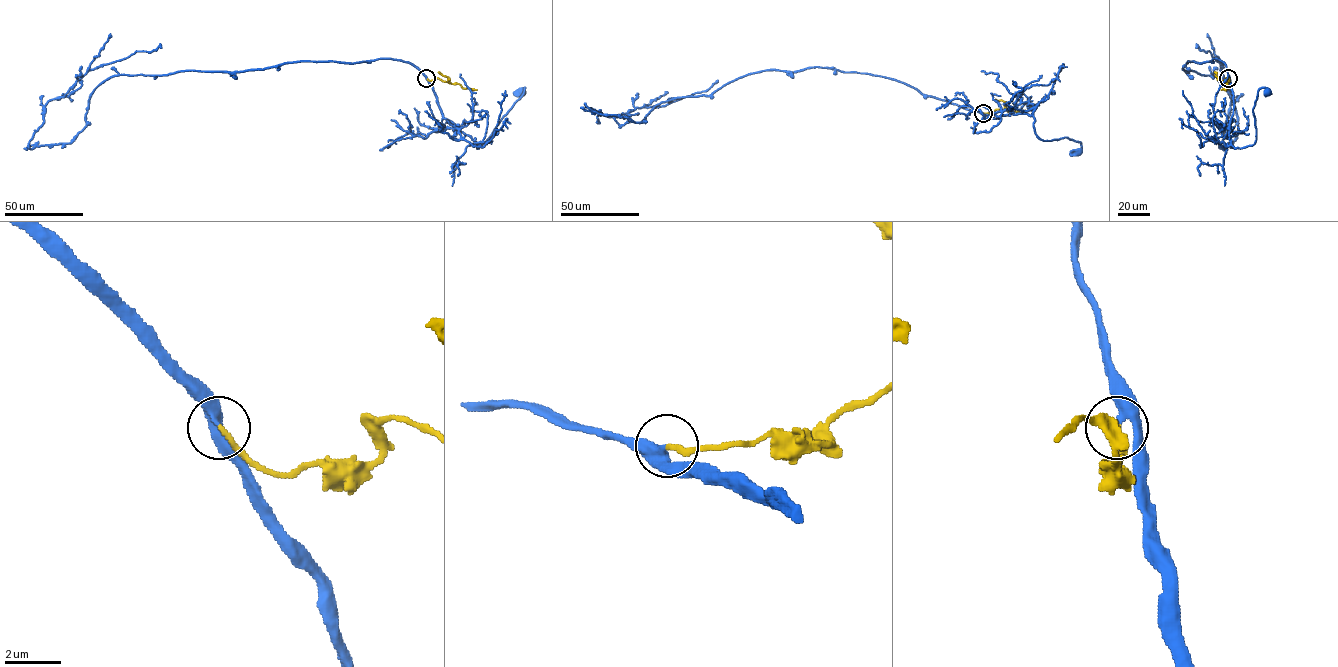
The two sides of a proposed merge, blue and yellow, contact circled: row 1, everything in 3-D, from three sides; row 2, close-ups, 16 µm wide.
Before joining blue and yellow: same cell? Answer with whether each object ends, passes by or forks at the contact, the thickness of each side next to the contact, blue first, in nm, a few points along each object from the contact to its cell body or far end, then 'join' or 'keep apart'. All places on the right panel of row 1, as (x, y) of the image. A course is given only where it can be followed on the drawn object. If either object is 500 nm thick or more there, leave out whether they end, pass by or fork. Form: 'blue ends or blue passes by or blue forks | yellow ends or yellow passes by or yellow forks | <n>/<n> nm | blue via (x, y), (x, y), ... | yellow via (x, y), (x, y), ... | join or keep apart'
blue passes by | yellow ends | 320/180 nm | blue via (1228, 78), (1233, 96), (1229, 137), (1234, 148), (1255, 143), (1253, 108), (1258, 90), (1264, 88), (1267, 92) | yellow via (1228, 78), (1228, 81), (1225, 79), (1228, 88), (1221, 90) | join

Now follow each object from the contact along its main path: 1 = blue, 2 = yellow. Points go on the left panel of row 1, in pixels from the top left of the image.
1: (426, 78), (442, 115), (456, 129), (471, 137), (477, 148), (521, 92)
2: (426, 78), (431, 81), (436, 77), (476, 90)

